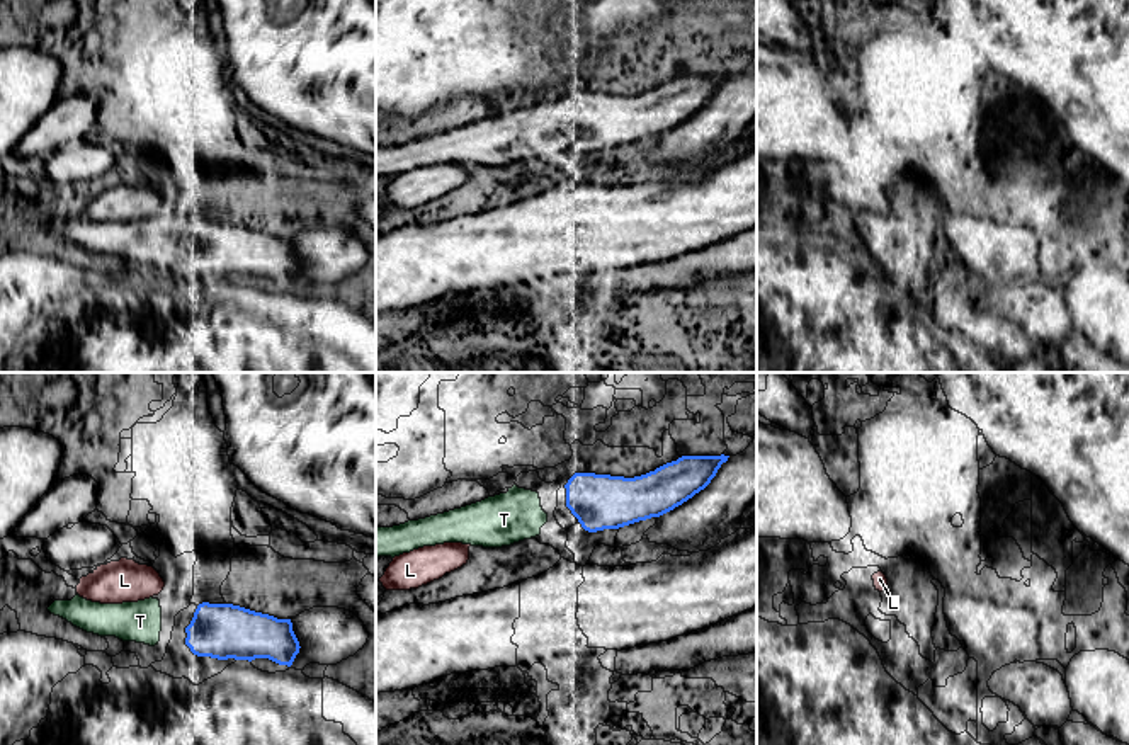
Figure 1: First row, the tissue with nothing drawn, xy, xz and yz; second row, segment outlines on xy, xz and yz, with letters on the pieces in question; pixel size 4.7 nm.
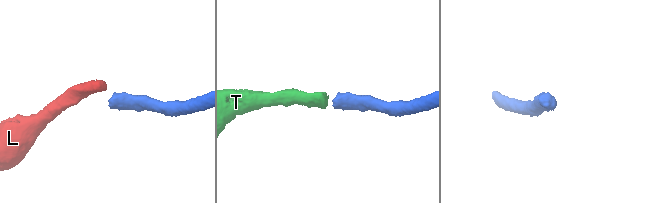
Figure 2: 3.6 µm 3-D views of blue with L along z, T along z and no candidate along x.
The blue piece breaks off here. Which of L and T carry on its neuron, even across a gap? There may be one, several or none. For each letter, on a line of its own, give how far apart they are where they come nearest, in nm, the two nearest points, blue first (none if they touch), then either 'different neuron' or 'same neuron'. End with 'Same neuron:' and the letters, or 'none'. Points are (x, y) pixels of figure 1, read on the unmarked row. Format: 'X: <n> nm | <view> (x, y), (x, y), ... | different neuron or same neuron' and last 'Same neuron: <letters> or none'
L: 190 nm | xy (198, 225), (162, 208) | different neuron
T: 100 nm | xz (567, 125), (546, 133) | same neuron
Same neuron: T

